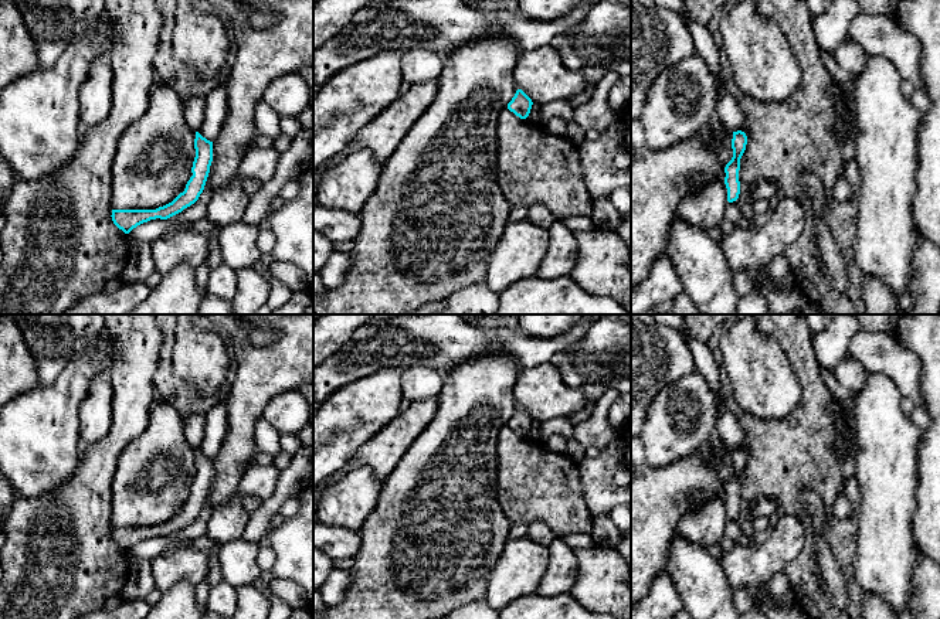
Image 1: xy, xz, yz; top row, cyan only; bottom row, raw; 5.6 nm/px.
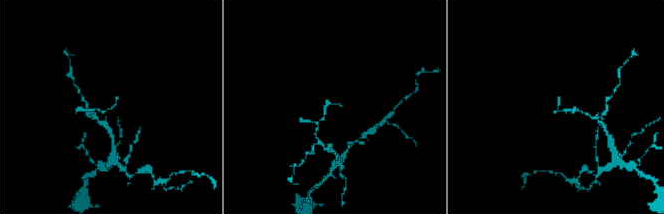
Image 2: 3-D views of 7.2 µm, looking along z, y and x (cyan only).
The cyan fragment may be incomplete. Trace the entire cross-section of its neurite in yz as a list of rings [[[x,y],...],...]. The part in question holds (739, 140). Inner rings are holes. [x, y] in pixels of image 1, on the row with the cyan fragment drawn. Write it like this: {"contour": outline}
{"contour": [[[737,130],[733,132],[732,149],[733,157],[724,167],[724,184],[727,188],[727,201],[733,203],[739,198],[740,194],[740,181],[739,181],[739,170],[740,170],[740,159],[746,150],[747,136],[744,132]]]}

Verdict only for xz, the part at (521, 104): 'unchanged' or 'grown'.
unchanged

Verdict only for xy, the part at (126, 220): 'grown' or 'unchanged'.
unchanged

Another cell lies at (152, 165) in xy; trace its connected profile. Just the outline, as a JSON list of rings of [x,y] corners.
[[[156,84],[152,88],[149,106],[143,116],[135,120],[119,137],[112,161],[112,210],[156,210],[172,203],[184,191],[193,176],[194,139],[196,132],[184,120],[184,106],[180,95],[169,85]]]

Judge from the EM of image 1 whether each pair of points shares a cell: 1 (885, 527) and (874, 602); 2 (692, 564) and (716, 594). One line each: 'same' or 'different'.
1: different
2: same

